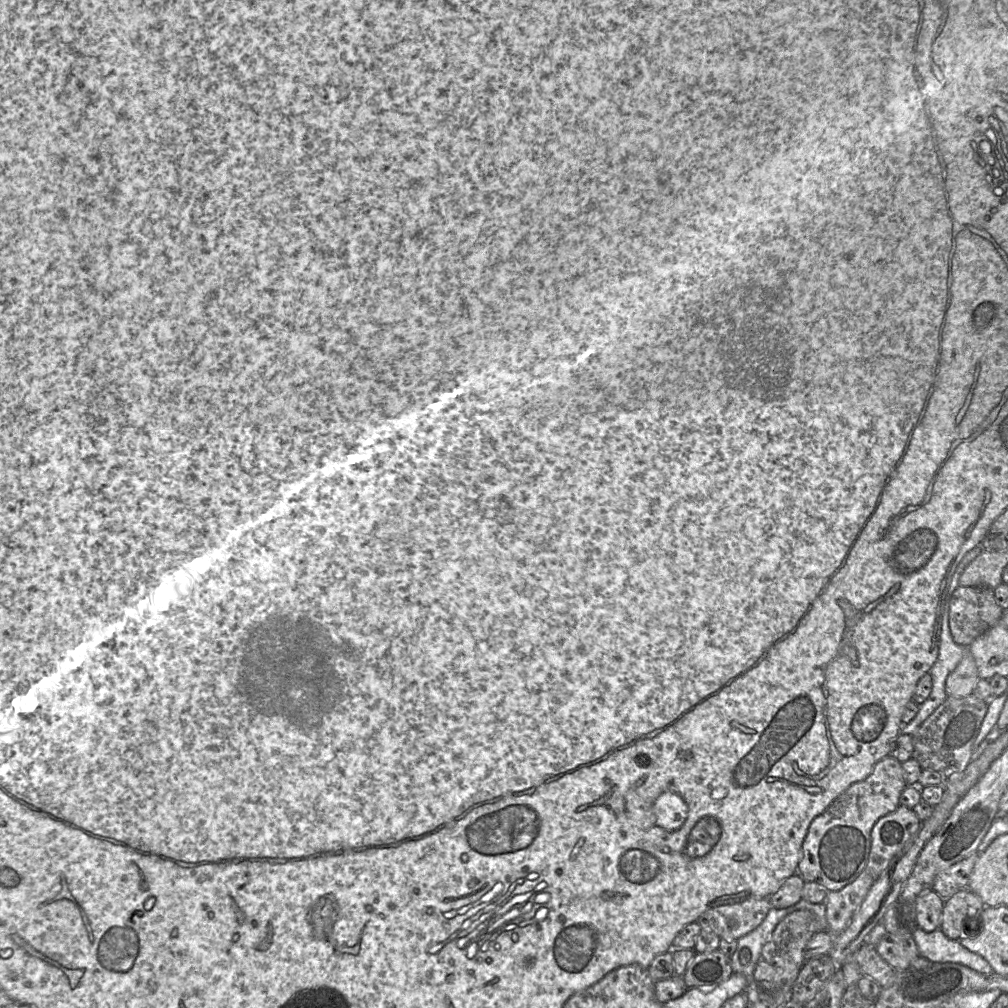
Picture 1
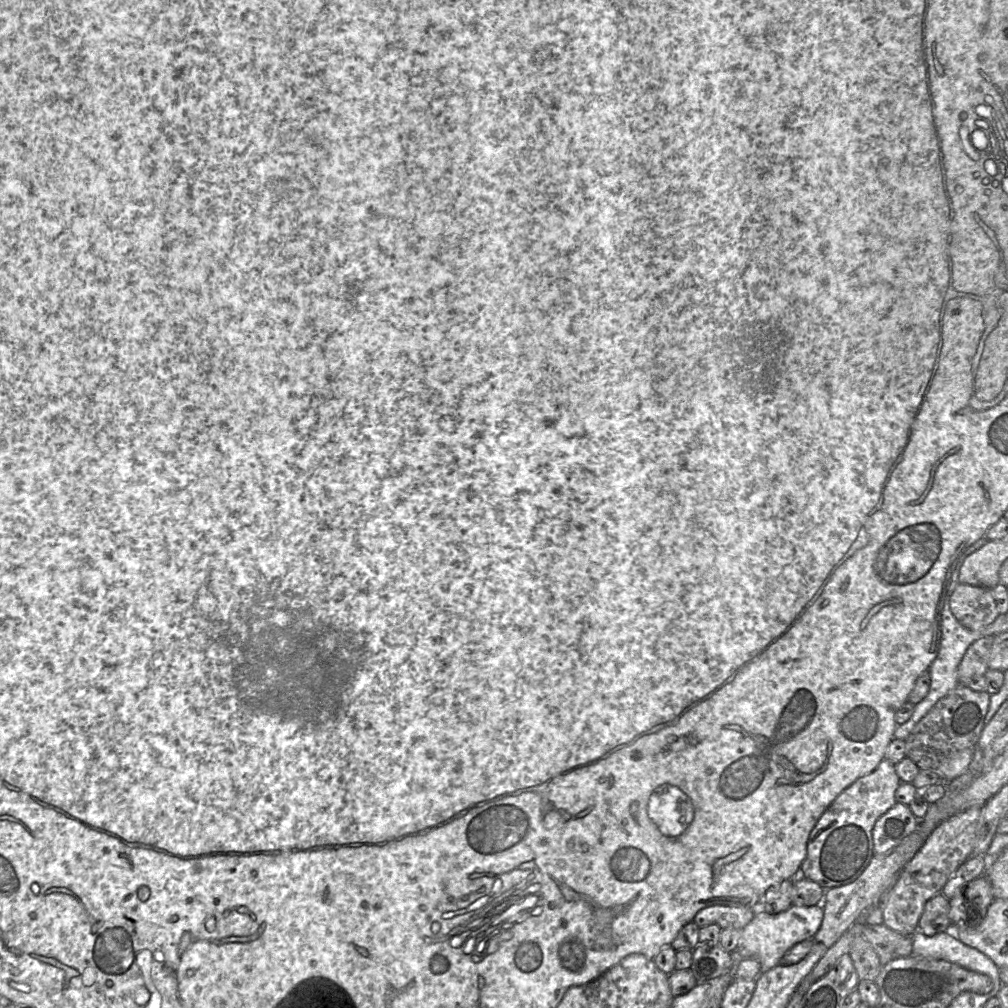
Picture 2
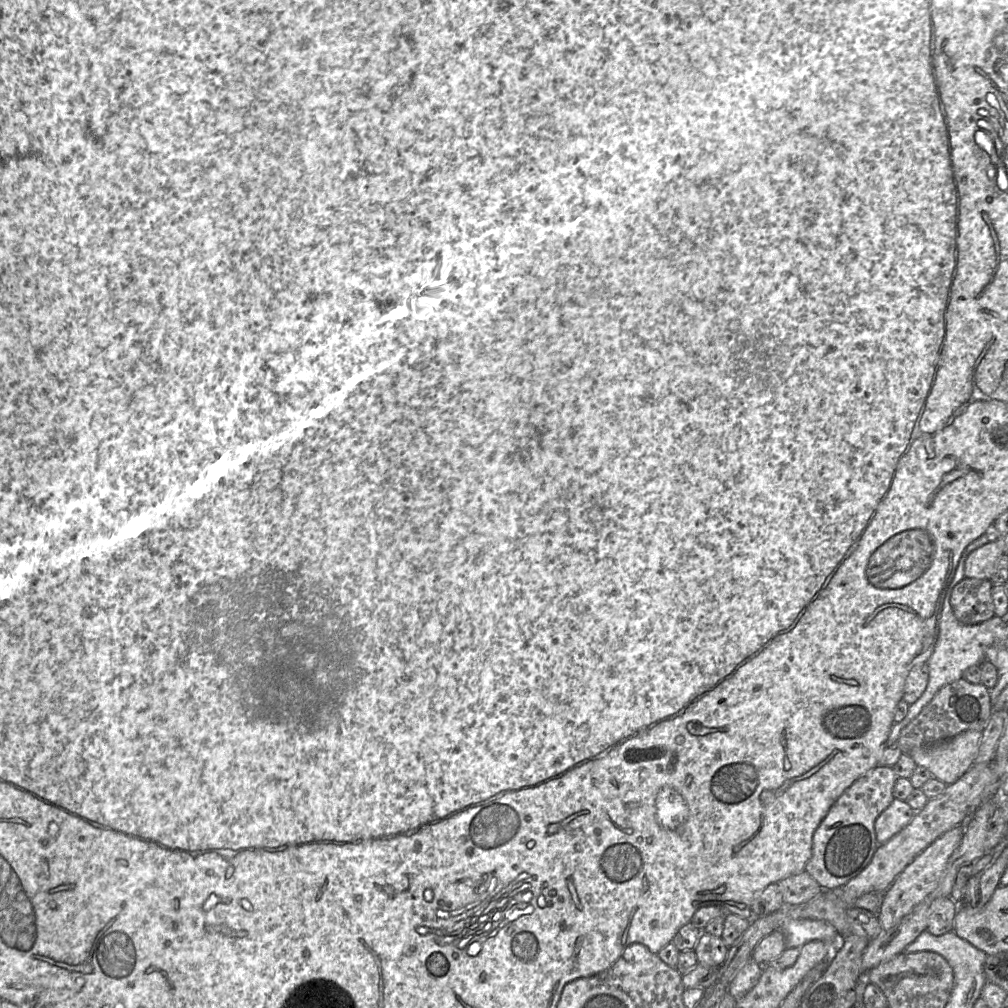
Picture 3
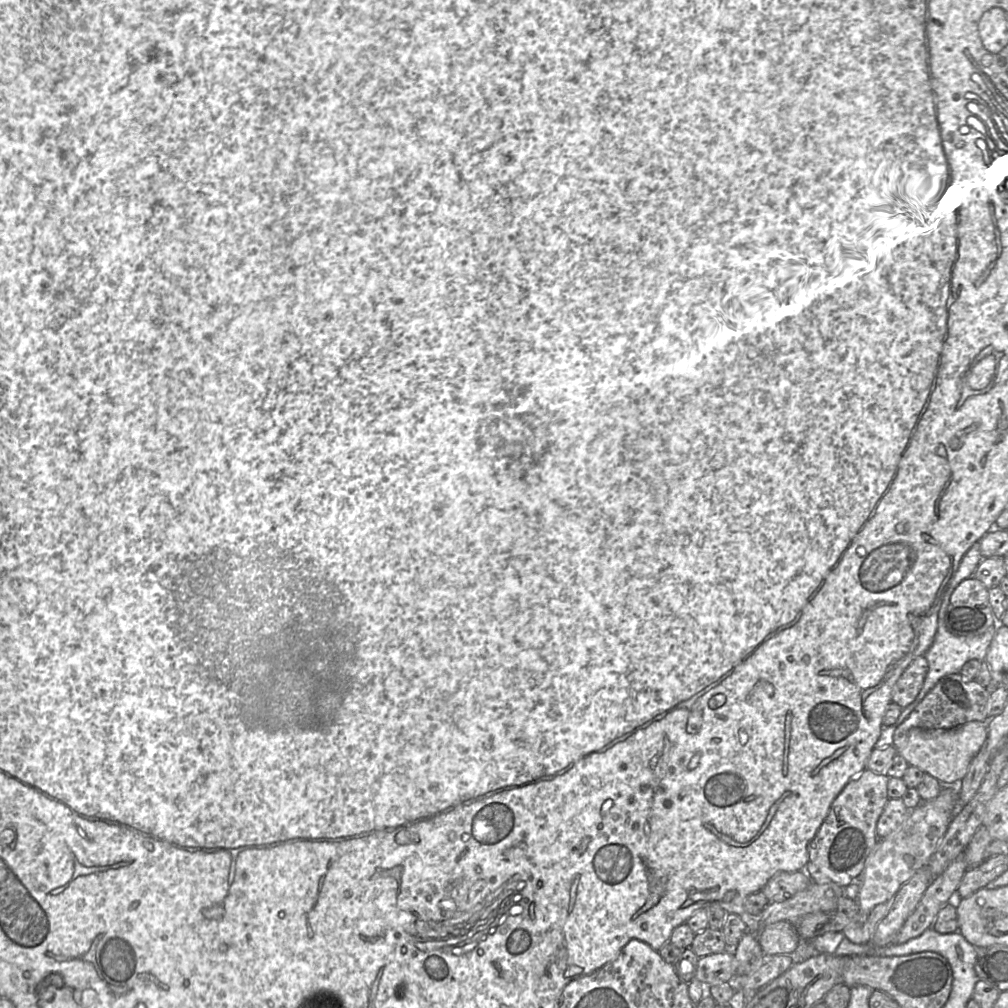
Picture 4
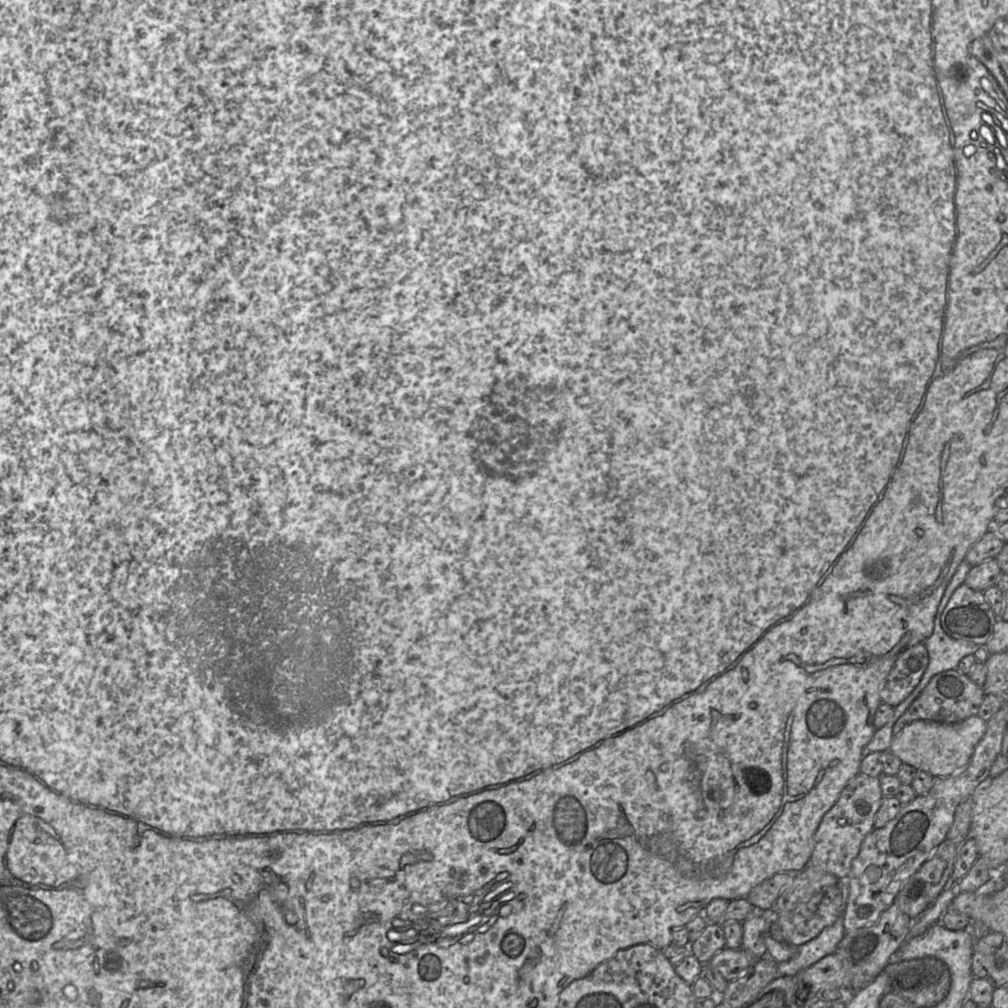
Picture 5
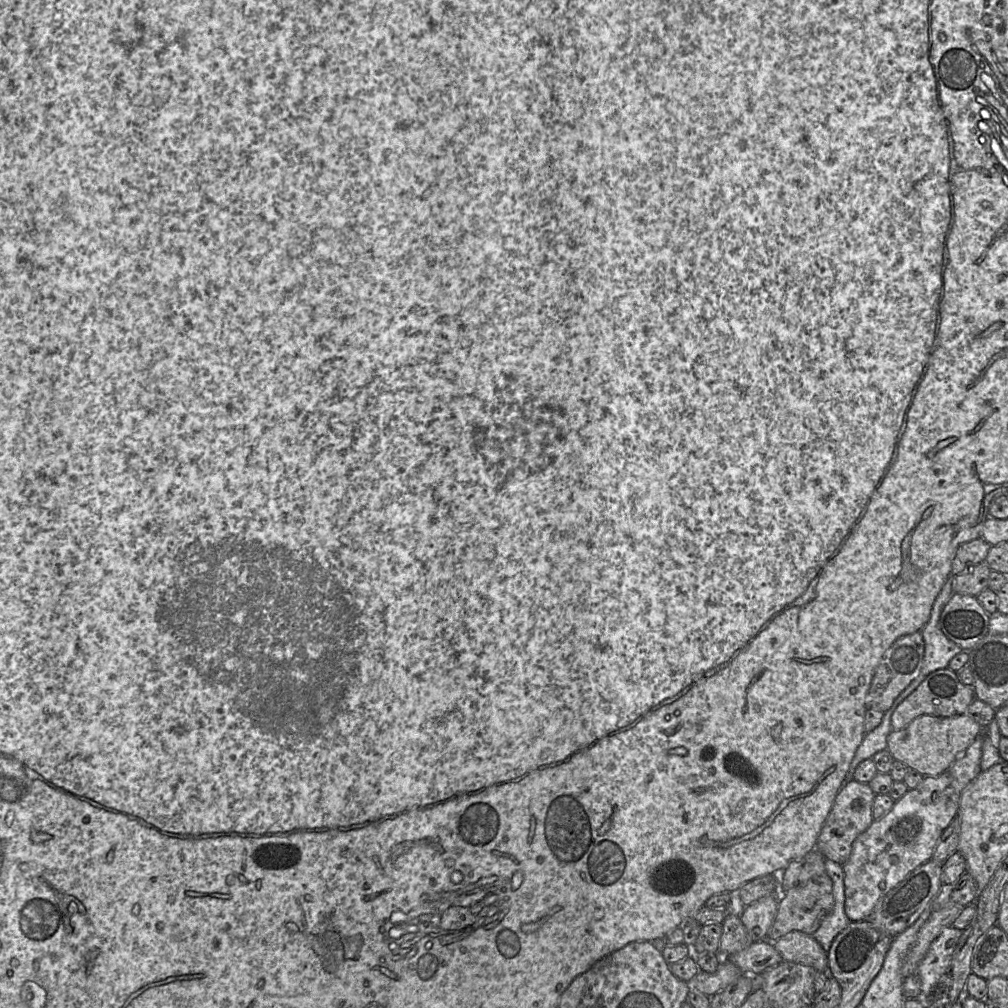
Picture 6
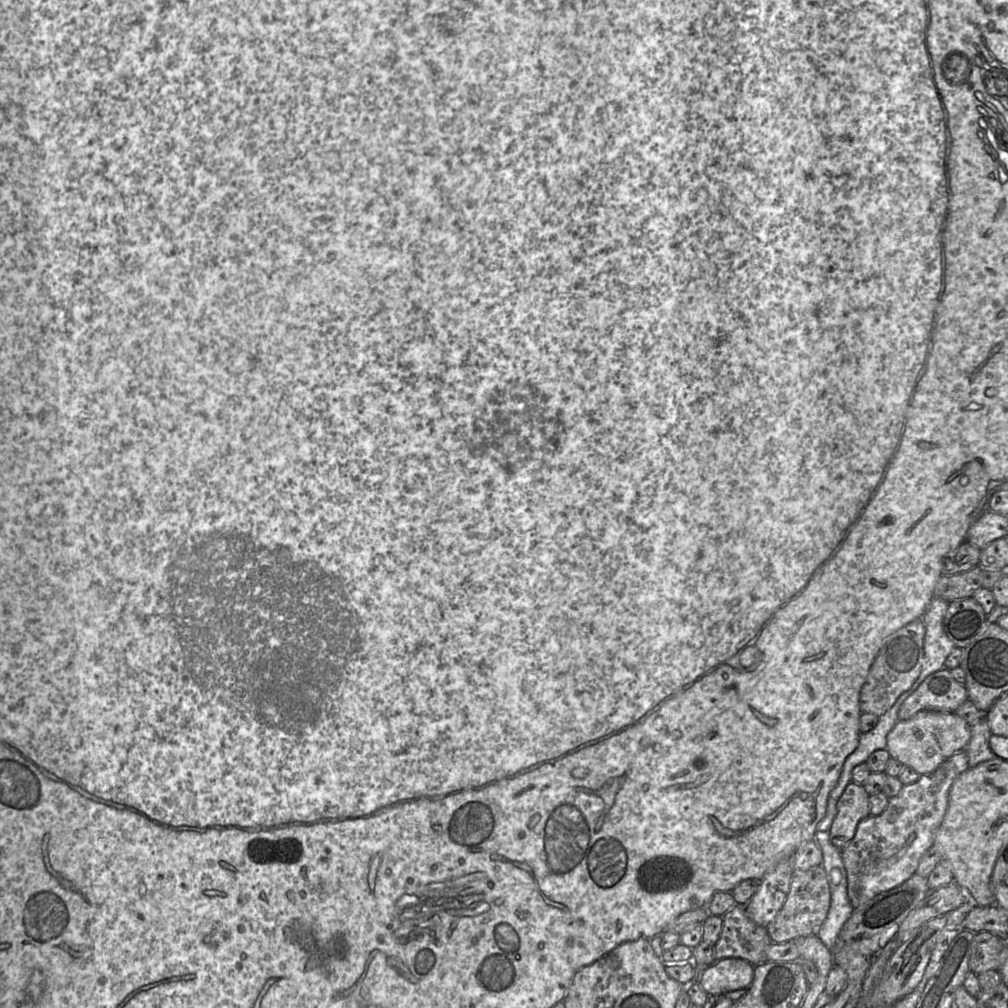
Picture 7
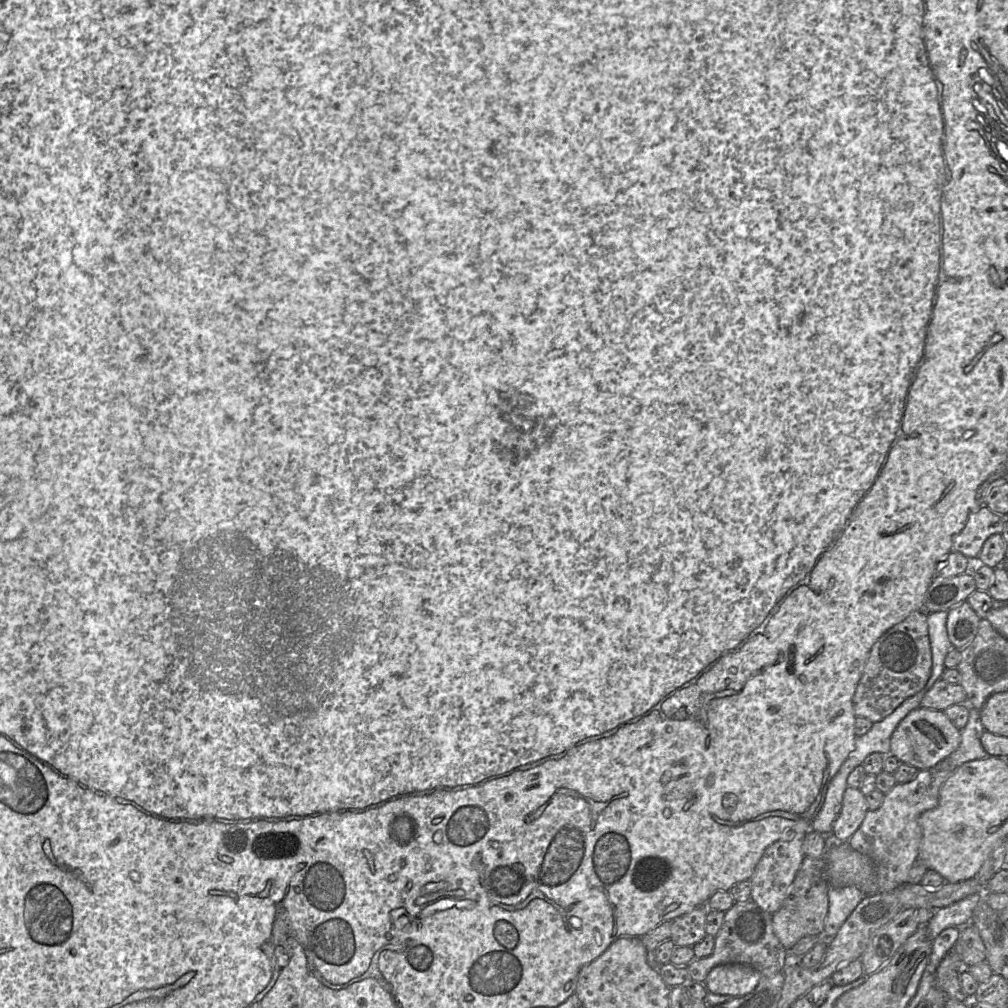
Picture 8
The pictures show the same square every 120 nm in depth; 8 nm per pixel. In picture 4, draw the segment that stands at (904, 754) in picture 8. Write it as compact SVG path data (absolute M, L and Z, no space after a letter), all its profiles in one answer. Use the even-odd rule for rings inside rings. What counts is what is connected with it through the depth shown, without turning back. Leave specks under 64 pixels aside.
M970 721L952 729L911 728L905 746L897 752L910 766L936 778L942 785L960 784L969 765L987 740L987 722Z

